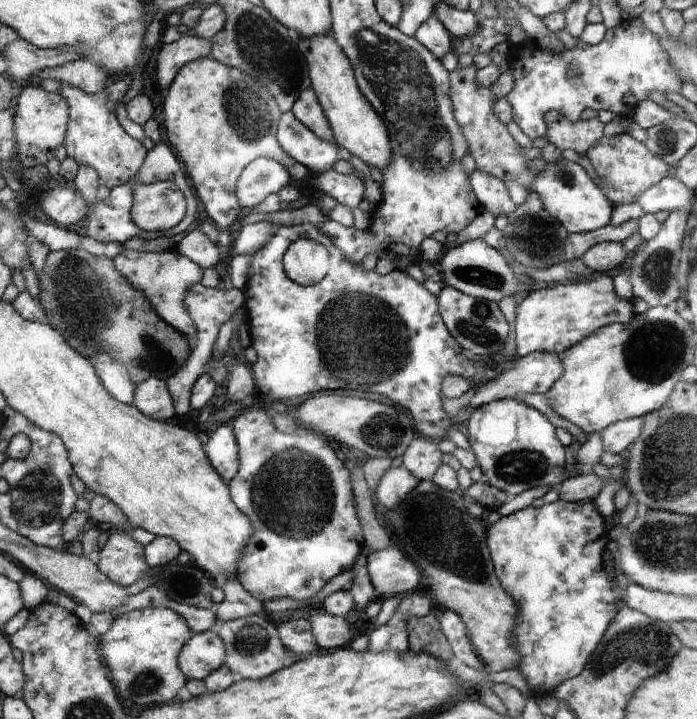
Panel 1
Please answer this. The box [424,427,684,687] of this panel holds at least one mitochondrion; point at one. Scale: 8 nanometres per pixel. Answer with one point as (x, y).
(640, 643)

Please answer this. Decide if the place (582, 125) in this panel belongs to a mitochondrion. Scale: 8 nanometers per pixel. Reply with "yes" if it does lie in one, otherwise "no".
no

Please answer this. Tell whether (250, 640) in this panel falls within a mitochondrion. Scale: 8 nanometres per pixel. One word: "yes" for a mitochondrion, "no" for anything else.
yes

